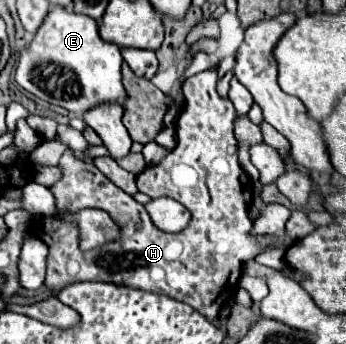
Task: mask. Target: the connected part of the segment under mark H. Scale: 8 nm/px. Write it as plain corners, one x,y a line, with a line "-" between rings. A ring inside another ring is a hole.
216,70
200,72
184,82
186,102
176,126
178,146
162,162
144,168
138,176
140,192
150,198
170,196
190,210
192,218
182,232
166,234
156,230
144,206
118,186
112,186
92,162
76,158
72,150
62,154
58,162
62,178
50,186
56,198
56,212
40,216
30,226
48,246
46,286
50,290
62,290
80,280
112,282
166,294
190,304
208,320
218,318
218,310
236,290
244,264
258,254
258,242
250,236
252,222
248,218
248,206
254,196
250,180
238,164
238,146
234,138
236,110
230,100
218,96
216,84
-
82,208
100,208
108,212
120,228
120,238
96,250
82,252
78,226
66,220
66,214

